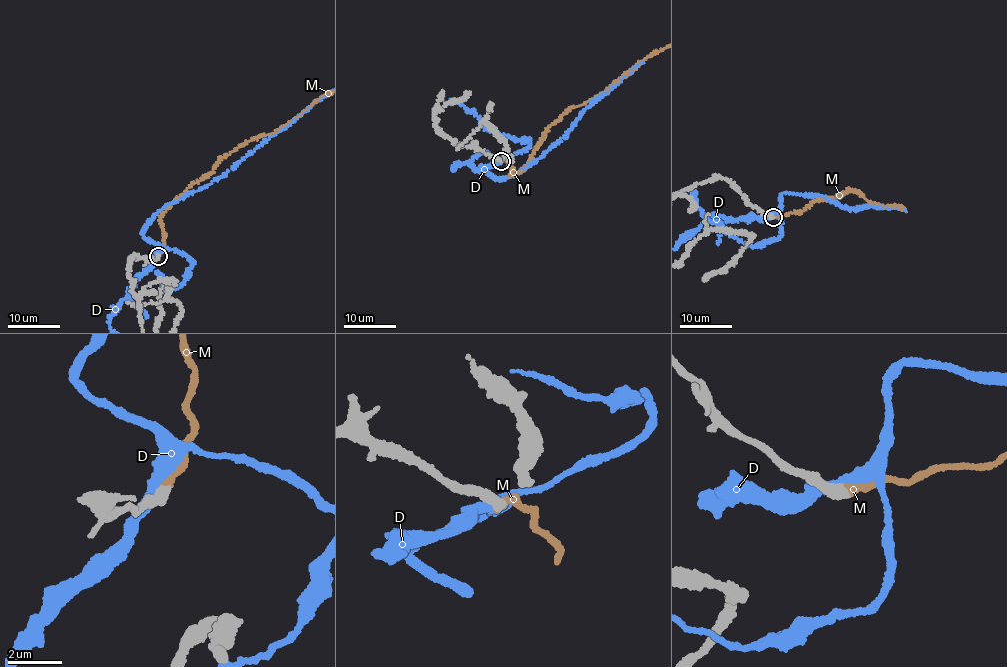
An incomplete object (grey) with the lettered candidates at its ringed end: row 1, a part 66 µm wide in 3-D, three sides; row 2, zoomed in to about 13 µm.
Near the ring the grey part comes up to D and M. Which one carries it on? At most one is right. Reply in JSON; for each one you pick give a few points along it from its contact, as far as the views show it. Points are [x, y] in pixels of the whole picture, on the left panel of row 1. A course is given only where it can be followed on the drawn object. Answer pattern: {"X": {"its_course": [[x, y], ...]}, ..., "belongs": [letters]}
{"belongs": ["M"]}

